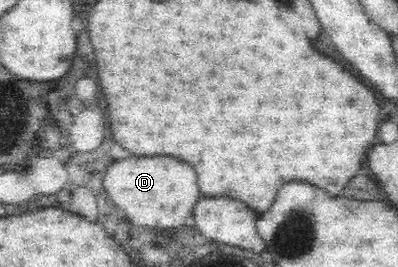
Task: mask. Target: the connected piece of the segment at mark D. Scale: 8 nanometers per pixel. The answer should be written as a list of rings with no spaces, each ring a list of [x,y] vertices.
[[[128,156],[114,159],[103,171],[101,183],[109,206],[118,208],[131,225],[147,230],[184,225],[201,197],[193,169],[187,163],[169,157]]]

